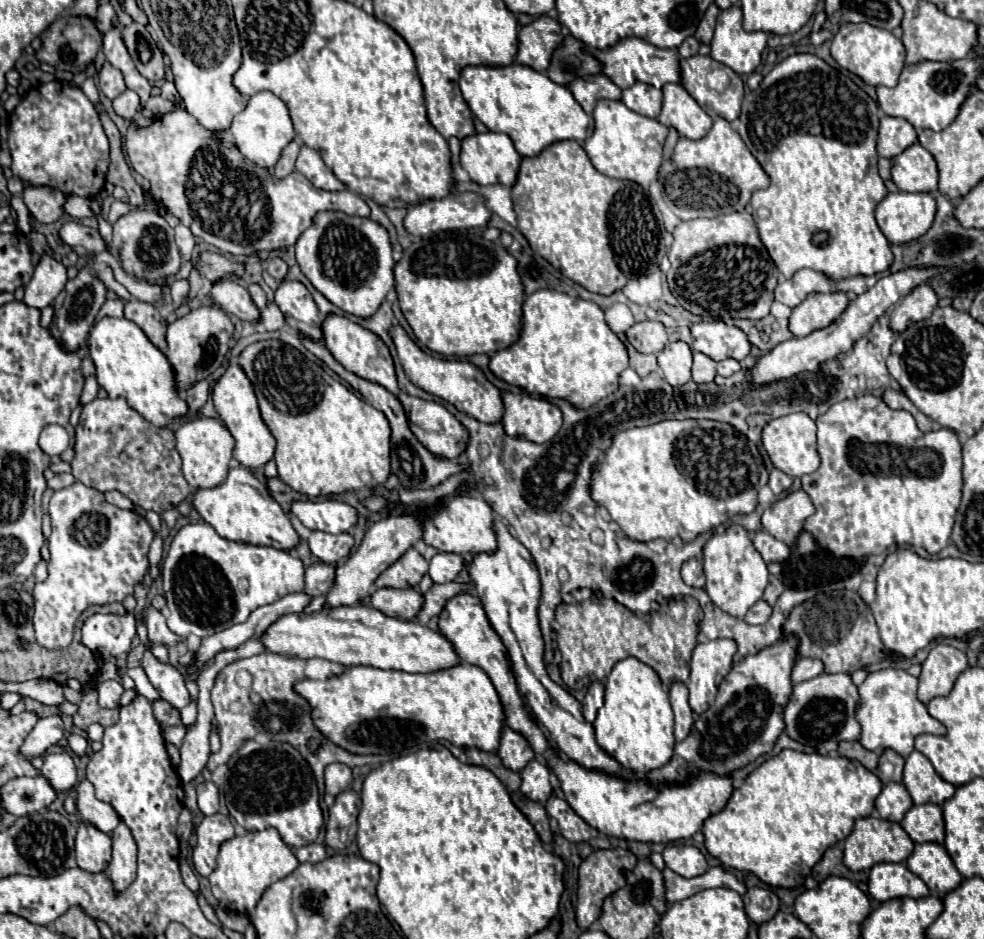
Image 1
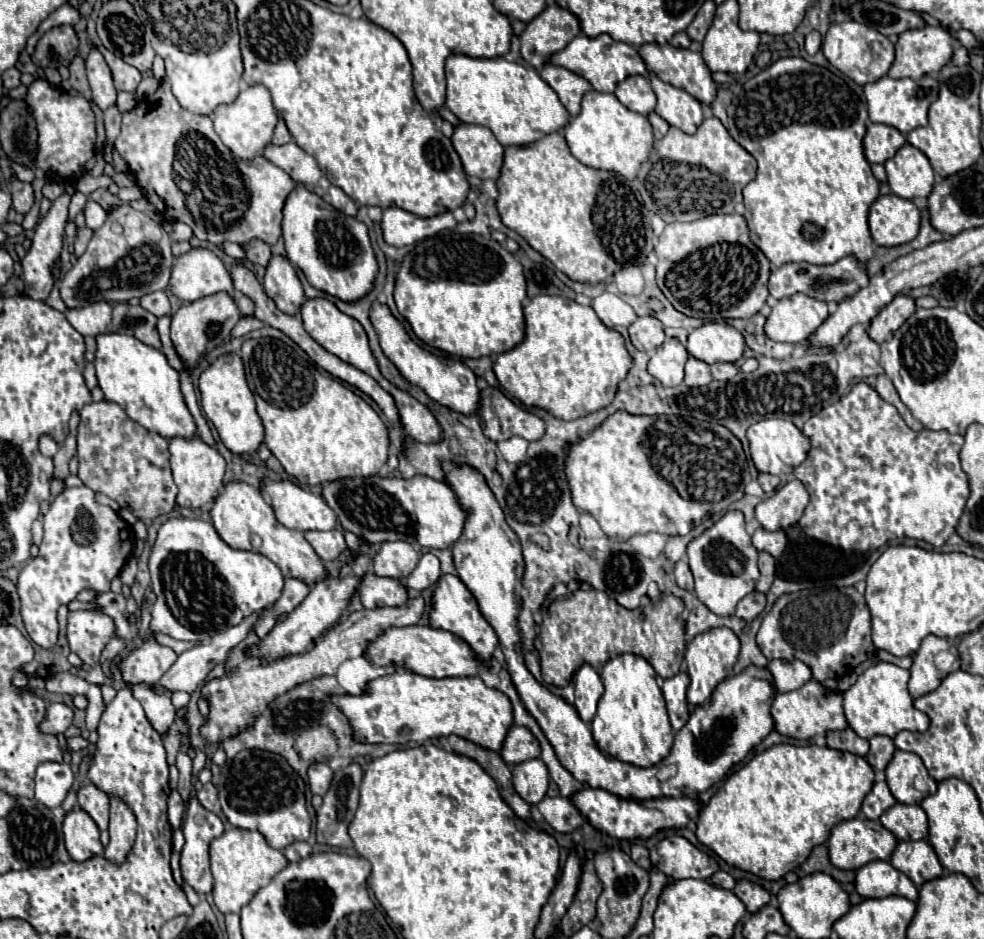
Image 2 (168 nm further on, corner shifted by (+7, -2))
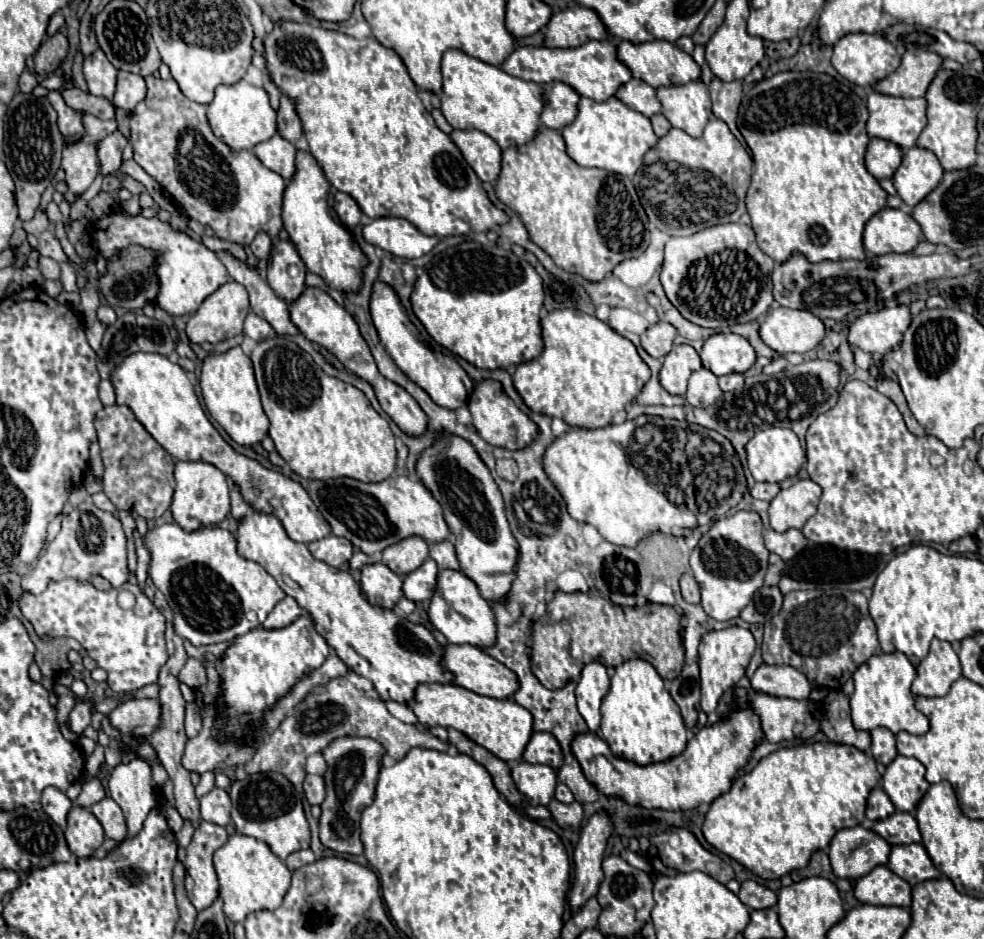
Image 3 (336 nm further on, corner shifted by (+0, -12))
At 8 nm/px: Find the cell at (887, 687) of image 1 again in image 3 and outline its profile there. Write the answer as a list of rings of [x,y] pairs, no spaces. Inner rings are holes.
[[[900,652],[878,654],[878,656],[872,656],[866,664],[862,664],[854,672],[856,690],[850,696],[854,728],[864,730],[864,732],[870,732],[874,728],[888,728],[894,734],[902,730],[906,730],[908,734],[916,734],[916,736],[926,734],[930,728],[928,718],[914,708],[914,696],[910,692],[914,678],[916,678],[916,668]]]

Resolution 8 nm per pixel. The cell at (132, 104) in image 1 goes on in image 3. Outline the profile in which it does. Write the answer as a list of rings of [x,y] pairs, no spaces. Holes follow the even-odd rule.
[[[120,130],[108,134],[102,142],[100,142],[100,150],[98,150],[98,158],[100,158],[100,166],[104,174],[110,174],[114,170],[120,168],[122,164],[122,150],[126,148],[126,138],[122,136]]]

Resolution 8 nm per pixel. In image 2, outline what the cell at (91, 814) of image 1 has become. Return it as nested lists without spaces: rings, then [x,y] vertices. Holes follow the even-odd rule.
[[[83,786],[77,790],[79,806],[95,820],[99,830],[107,830],[109,826],[109,796],[97,786]]]

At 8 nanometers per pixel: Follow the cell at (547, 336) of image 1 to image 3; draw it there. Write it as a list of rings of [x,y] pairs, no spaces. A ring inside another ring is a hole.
[[[552,310],[546,318],[540,320],[544,350],[538,358],[530,362],[522,362],[516,366],[512,380],[514,388],[522,396],[524,404],[536,412],[550,418],[562,418],[574,428],[602,428],[608,426],[624,406],[636,398],[640,388],[650,380],[650,368],[638,356],[636,346],[616,334],[610,326],[606,326],[596,316],[576,312],[576,310]]]

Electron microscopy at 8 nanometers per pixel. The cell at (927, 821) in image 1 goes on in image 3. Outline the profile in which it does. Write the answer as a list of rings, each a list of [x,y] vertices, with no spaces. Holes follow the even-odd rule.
[[[894,812],[886,820],[874,822],[872,830],[876,834],[880,834],[892,846],[916,844],[922,840],[920,830],[918,830],[918,822],[916,822],[914,814],[910,814],[910,812]]]

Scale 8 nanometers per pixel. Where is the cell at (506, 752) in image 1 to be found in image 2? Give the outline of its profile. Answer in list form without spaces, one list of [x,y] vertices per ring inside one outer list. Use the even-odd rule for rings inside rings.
[[[513,726],[501,748],[501,756],[507,764],[533,760],[539,758],[539,754],[541,754],[541,746],[537,738],[533,738],[533,734],[529,734],[529,730],[525,730],[523,726]]]

